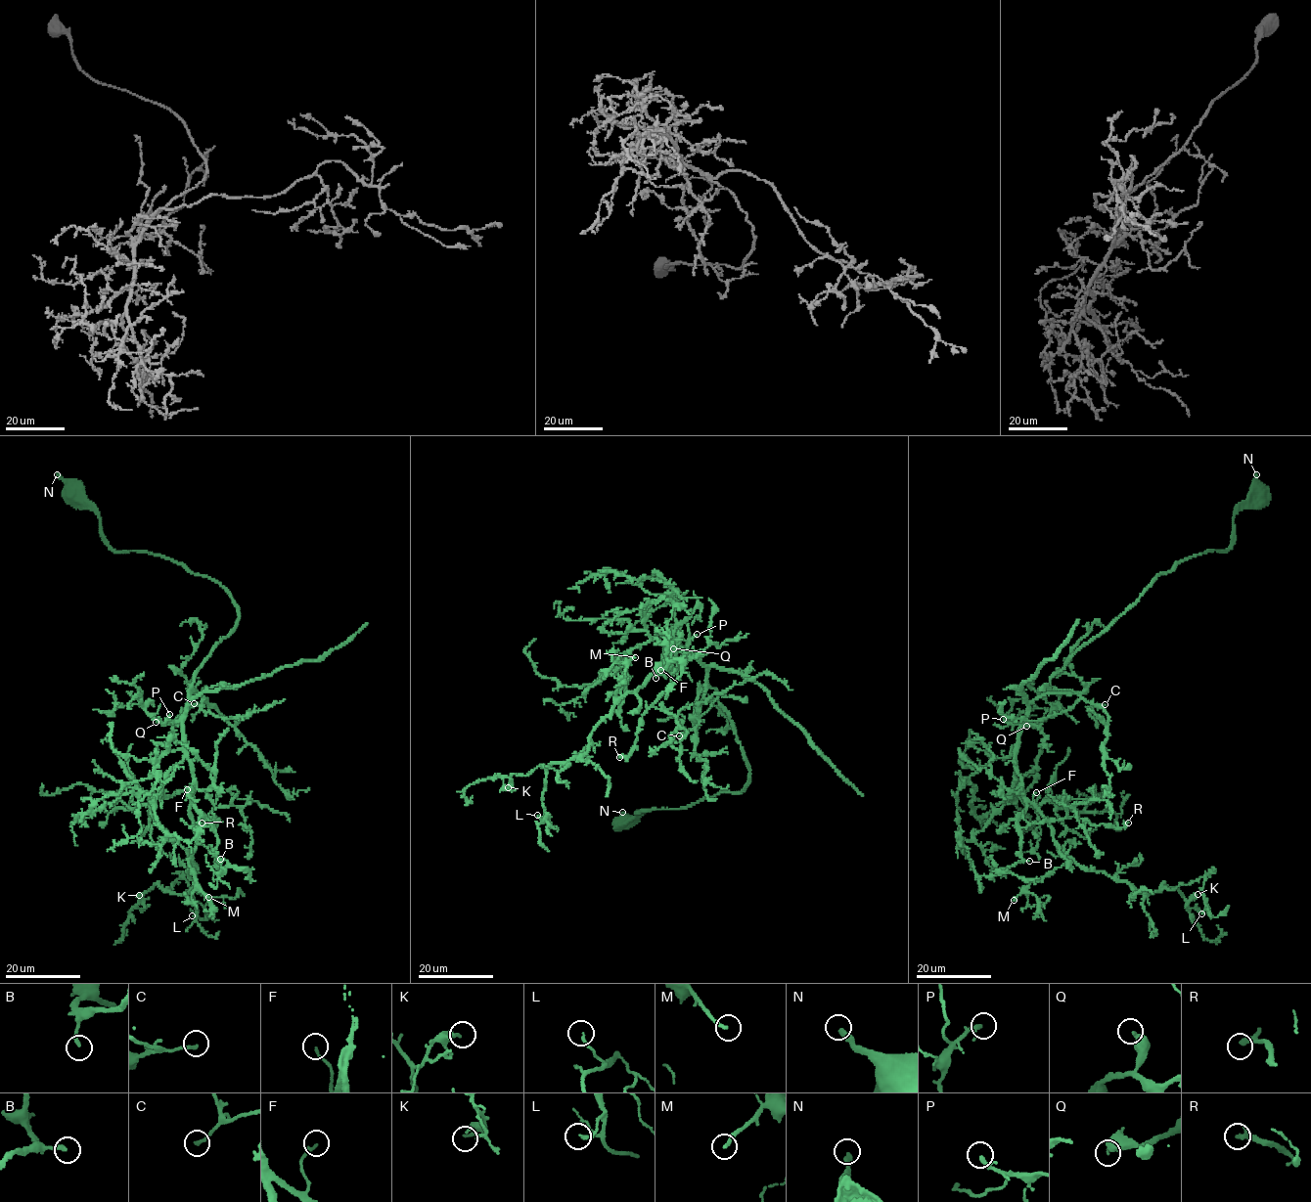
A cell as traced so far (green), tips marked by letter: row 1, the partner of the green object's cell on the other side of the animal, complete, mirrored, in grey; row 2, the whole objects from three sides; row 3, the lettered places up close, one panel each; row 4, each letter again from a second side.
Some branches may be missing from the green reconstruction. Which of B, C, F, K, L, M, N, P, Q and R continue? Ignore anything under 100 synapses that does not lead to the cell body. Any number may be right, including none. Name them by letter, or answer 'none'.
none

